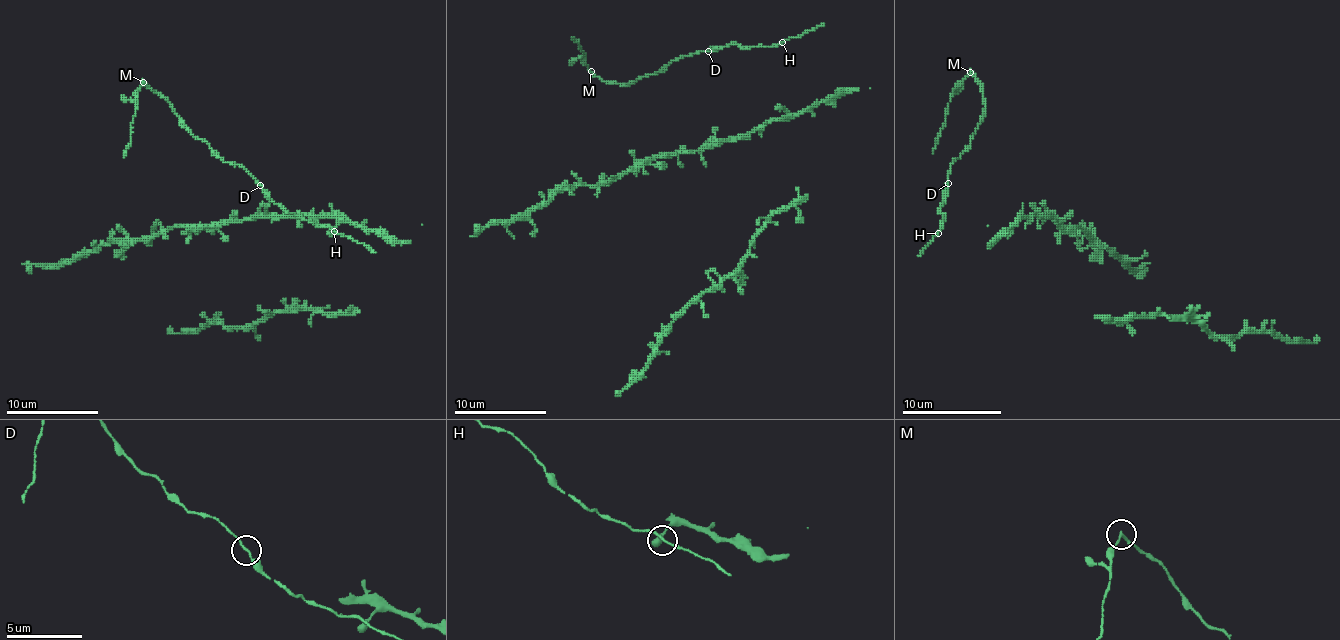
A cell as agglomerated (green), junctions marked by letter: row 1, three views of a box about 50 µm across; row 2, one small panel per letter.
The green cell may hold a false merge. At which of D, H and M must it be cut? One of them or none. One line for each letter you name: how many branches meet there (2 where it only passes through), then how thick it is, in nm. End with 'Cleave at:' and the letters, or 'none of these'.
M: branches 2; calibre 150 nm
Cleave at: M

